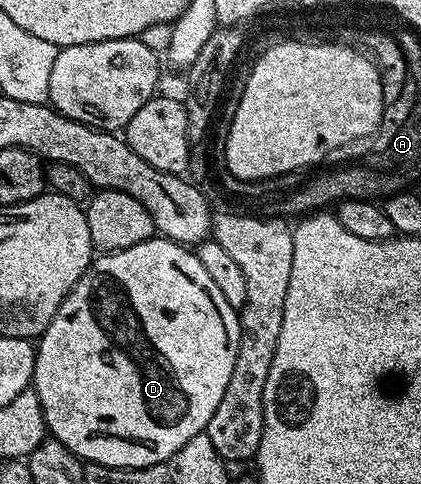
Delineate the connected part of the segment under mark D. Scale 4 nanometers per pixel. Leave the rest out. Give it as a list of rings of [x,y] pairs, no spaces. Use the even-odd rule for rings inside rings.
[[[155,238],[136,246],[128,246],[128,250],[99,255],[87,268],[80,282],[76,282],[68,298],[64,298],[60,310],[56,310],[52,322],[43,330],[36,344],[32,387],[40,398],[47,433],[86,464],[103,464],[109,468],[147,468],[172,458],[172,454],[176,454],[176,450],[180,450],[194,436],[203,435],[212,414],[216,414],[216,406],[220,406],[220,398],[224,398],[224,390],[228,390],[232,366],[236,366],[241,333],[239,313],[230,305],[228,298],[220,294],[220,286],[212,282],[208,270],[200,266],[197,251],[187,245],[177,244],[175,240]]]

